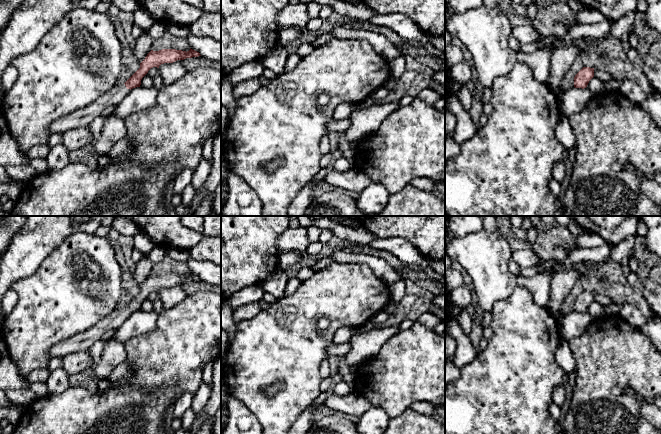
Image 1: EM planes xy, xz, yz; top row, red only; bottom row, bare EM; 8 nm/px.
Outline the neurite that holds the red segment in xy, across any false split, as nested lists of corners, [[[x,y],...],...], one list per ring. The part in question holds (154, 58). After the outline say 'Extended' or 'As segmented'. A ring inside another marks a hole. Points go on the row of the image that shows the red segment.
[[[191,48],[187,52],[176,49],[151,50],[140,63],[140,68],[124,84],[116,84],[91,105],[56,120],[52,123],[50,132],[63,134],[73,128],[88,126],[108,106],[117,106],[131,89],[140,87],[142,78],[151,68],[159,68],[164,63],[173,63],[177,60],[198,56],[201,56],[200,53]]]. Extended

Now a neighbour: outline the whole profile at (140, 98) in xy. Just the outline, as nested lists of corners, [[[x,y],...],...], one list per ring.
[[[154,86],[133,88],[116,106],[113,114],[120,119],[125,119],[133,113],[152,108],[157,103],[157,94],[158,89]]]

